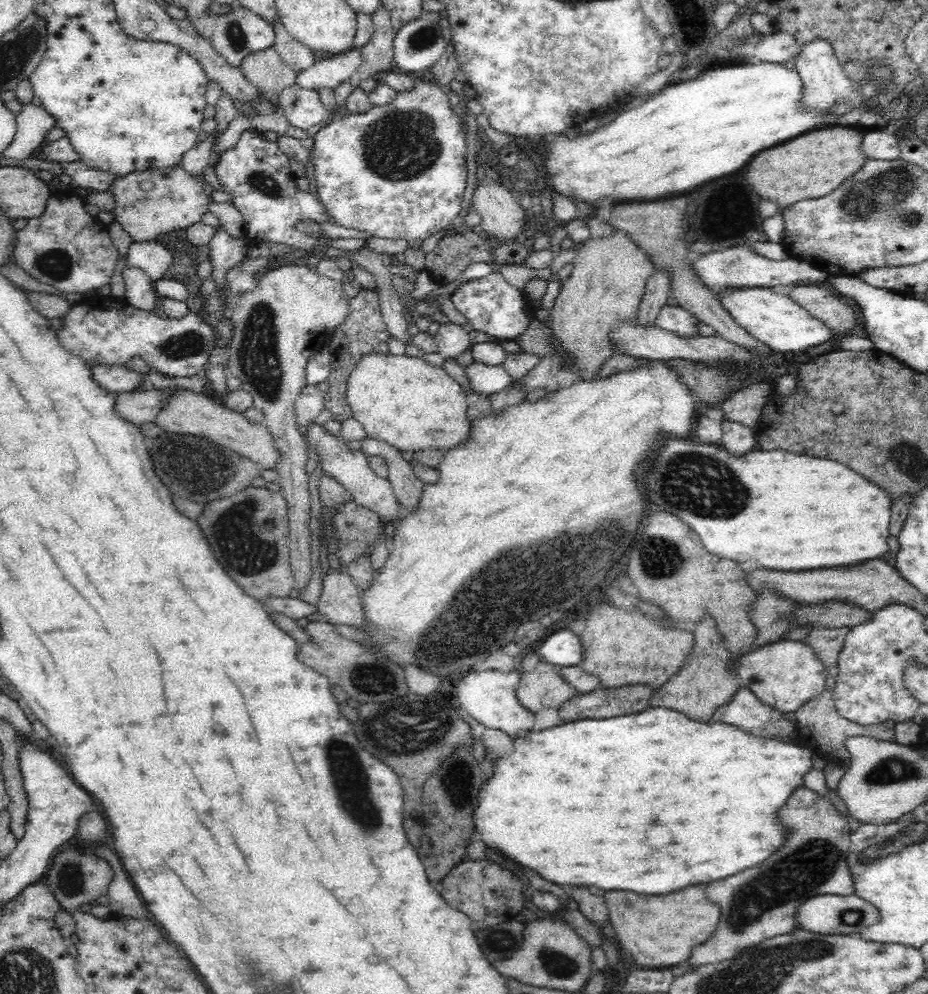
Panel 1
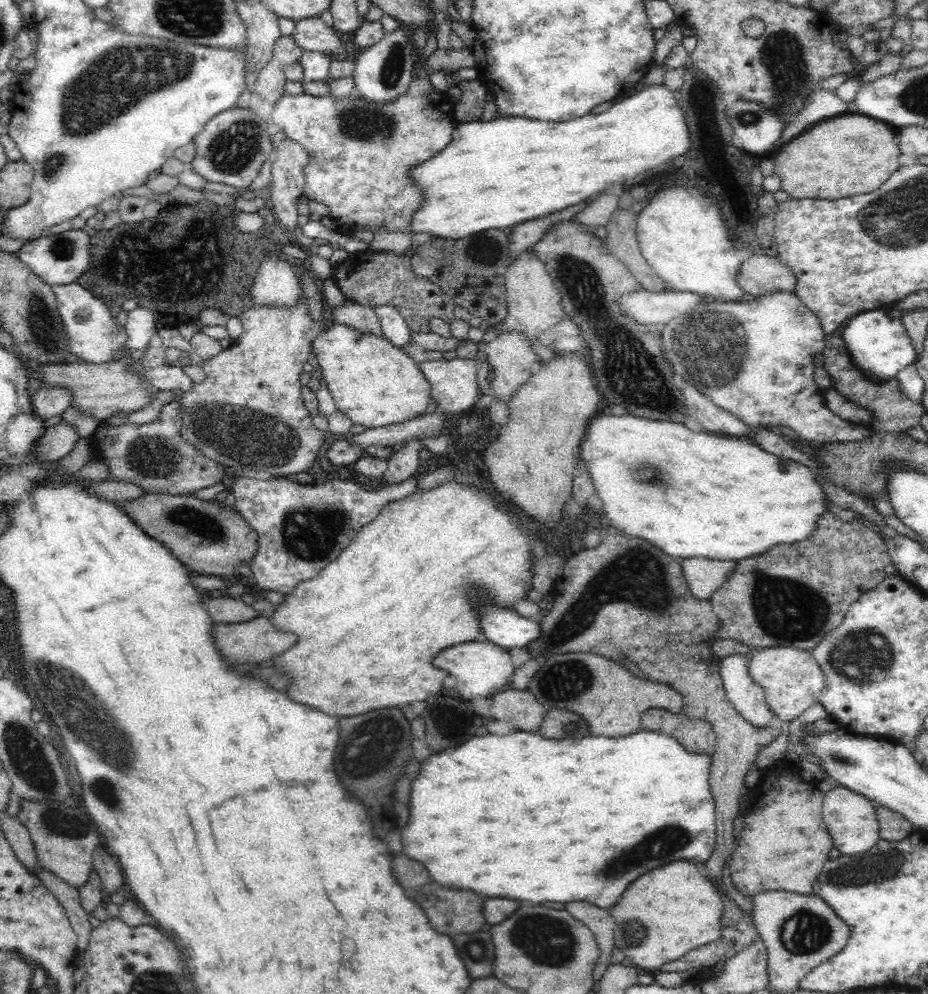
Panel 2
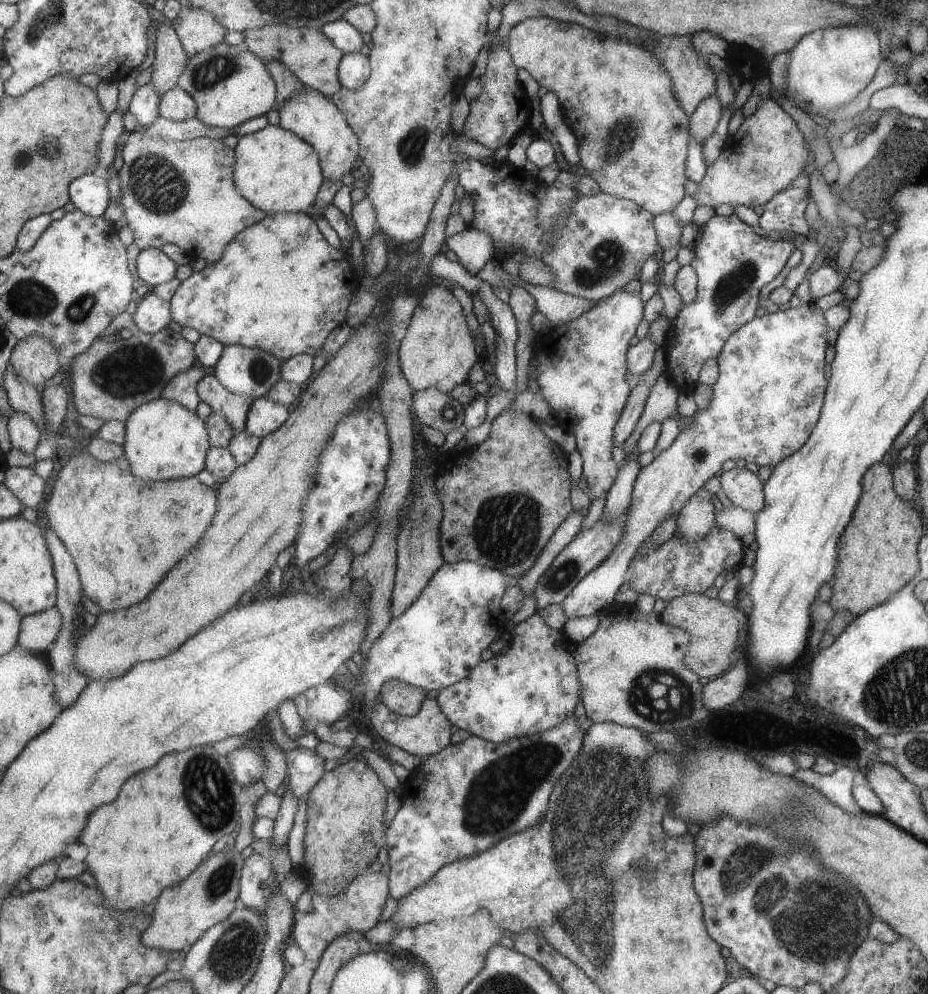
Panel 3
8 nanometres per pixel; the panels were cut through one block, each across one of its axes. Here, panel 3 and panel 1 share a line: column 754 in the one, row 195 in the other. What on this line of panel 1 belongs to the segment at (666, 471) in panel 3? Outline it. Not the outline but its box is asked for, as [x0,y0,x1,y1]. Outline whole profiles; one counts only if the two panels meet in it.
[308,76,468,240]

